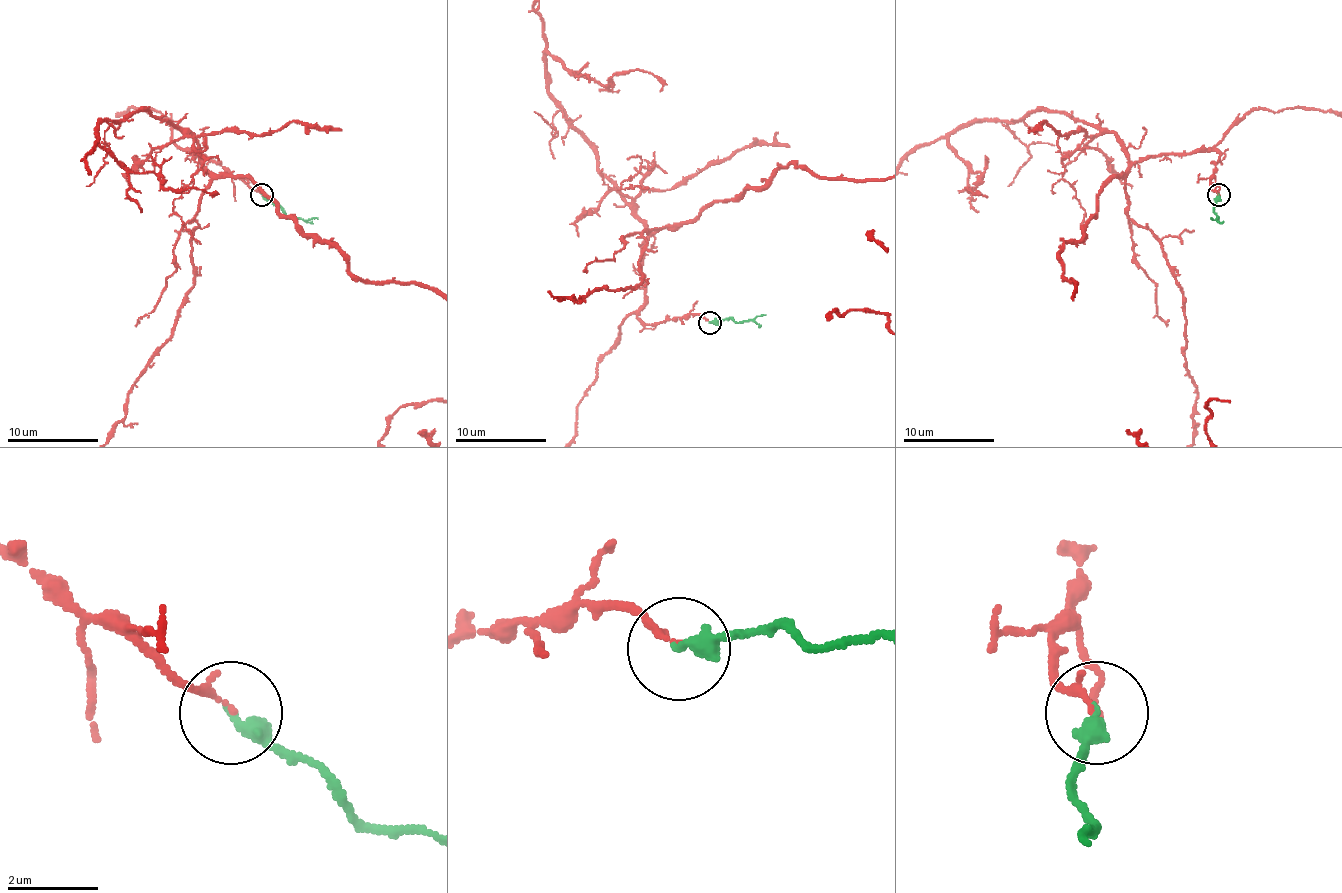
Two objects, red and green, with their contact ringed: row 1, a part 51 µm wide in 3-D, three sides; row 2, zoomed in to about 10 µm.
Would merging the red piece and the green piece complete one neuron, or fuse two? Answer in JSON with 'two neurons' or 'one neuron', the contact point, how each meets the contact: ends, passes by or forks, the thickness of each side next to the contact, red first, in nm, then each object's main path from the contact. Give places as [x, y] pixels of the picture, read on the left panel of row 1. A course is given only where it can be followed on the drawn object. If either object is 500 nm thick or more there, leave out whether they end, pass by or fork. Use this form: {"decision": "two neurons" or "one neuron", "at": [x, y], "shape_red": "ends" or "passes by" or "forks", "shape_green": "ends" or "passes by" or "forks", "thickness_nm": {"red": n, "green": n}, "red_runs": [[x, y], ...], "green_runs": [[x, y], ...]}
{"decision": "one neuron", "at": [262, 195], "shape_red": "ends", "shape_green": "ends", "thickness_nm": {"red": 110, "green": 360}, "green_runs": [[262, 194], [290, 217], [317, 217]]}

